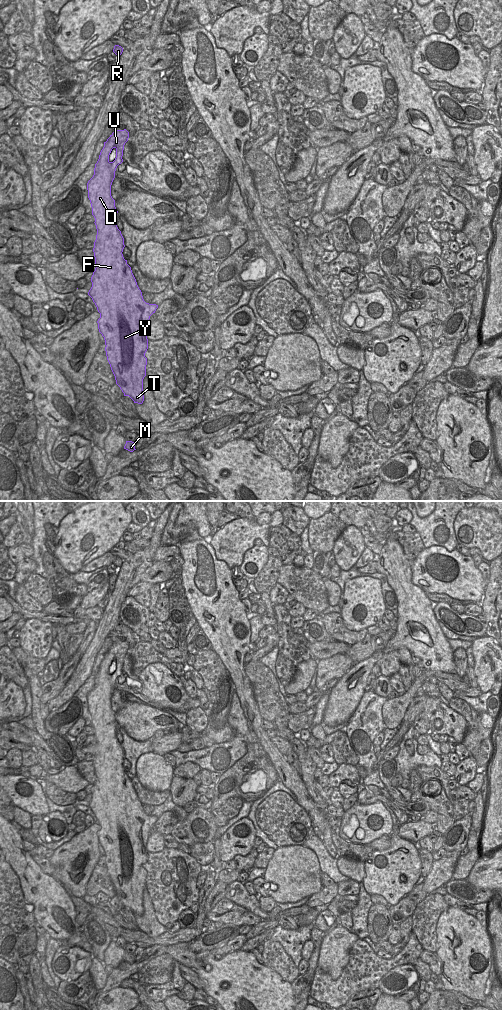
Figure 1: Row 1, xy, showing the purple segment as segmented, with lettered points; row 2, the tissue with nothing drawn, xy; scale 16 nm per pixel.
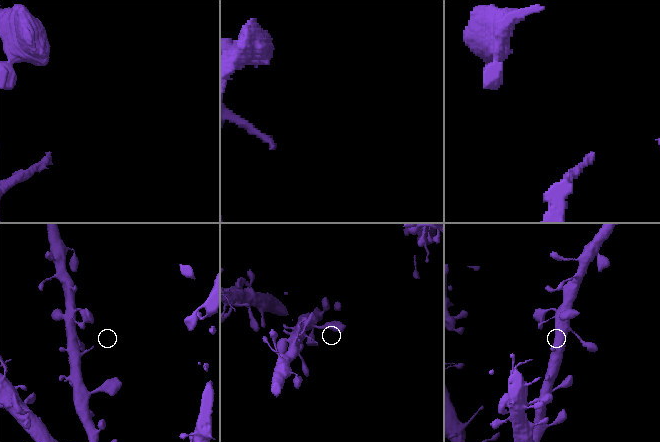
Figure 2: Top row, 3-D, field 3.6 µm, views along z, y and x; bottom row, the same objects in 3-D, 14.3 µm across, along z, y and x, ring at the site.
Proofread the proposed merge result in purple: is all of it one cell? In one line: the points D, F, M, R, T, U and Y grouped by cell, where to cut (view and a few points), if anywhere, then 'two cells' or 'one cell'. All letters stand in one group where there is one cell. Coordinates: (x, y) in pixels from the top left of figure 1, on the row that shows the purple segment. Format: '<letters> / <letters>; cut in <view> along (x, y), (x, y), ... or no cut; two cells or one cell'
D F M R T U Y; no cut; one cell

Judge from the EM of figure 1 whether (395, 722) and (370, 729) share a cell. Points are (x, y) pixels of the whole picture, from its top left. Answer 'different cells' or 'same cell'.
different cells

